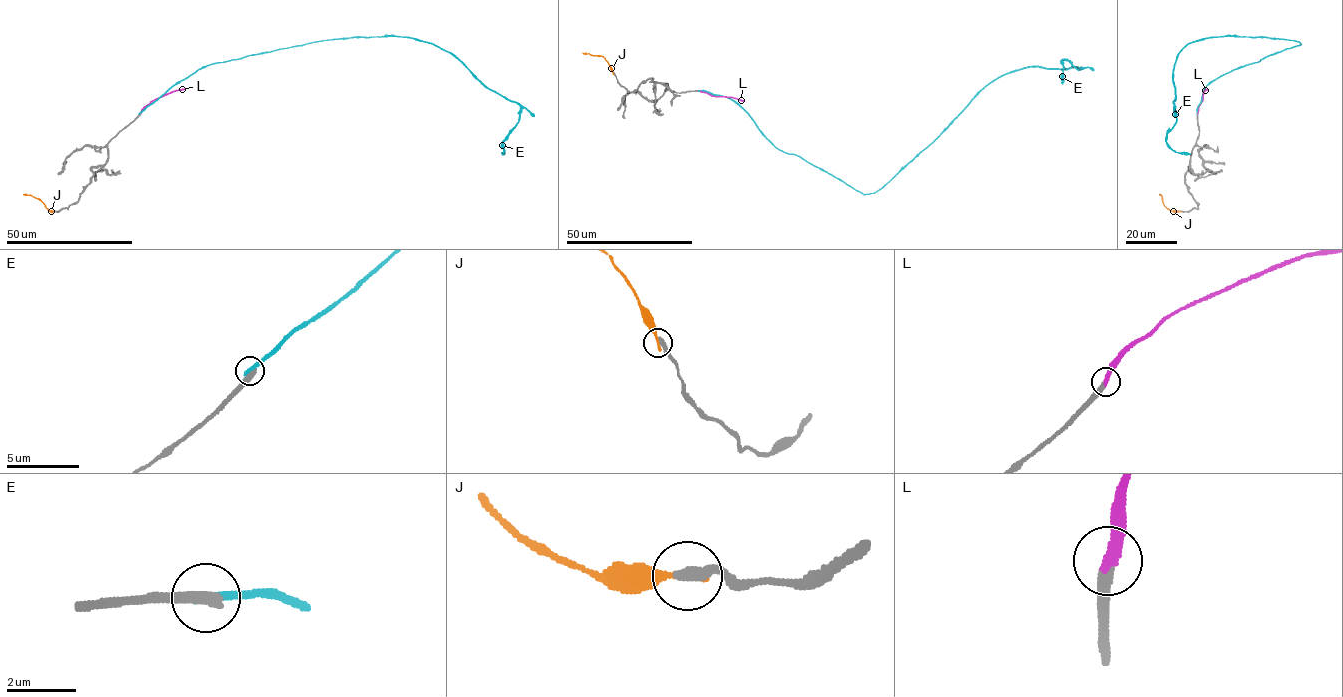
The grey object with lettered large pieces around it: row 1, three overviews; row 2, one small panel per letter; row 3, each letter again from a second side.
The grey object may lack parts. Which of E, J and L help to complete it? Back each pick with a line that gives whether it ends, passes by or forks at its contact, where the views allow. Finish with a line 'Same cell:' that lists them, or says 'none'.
L: It ends there
Same cell: L

